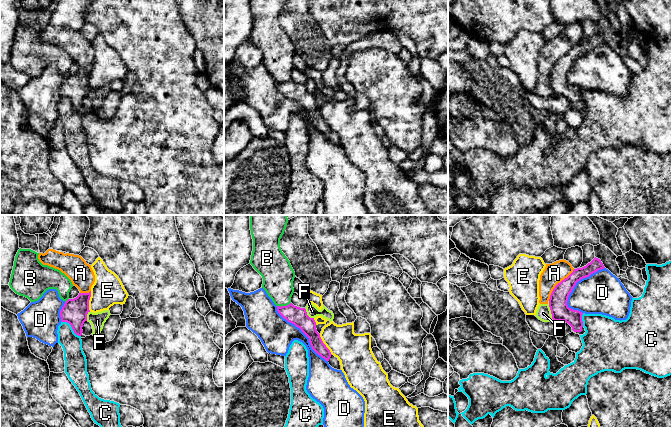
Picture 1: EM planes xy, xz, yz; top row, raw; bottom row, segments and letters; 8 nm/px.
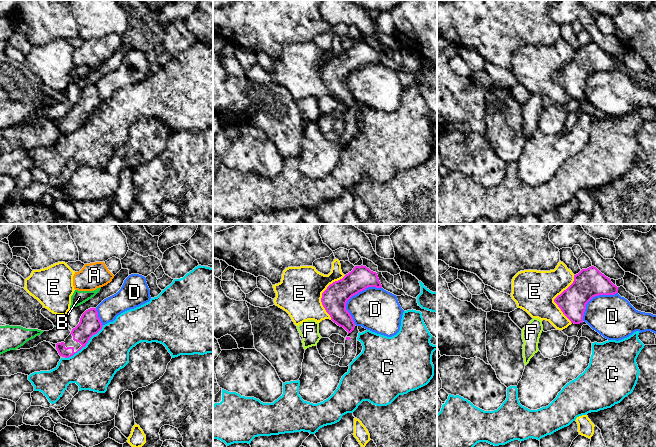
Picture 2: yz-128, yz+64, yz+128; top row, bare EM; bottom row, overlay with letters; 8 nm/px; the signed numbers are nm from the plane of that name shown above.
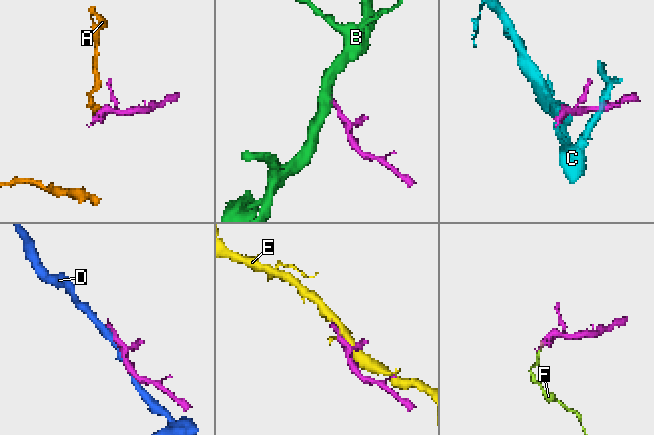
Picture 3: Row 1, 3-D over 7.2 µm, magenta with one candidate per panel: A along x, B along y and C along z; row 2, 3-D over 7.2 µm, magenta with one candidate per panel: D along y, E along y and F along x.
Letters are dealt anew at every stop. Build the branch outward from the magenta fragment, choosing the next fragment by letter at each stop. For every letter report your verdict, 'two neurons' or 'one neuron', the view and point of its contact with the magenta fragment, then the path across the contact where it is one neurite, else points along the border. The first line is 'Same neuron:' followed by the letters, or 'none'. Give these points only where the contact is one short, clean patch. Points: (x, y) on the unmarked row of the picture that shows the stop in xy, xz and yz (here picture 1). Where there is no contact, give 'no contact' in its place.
Same neuron: none
A: two neurons; contact yz (557, 60); border yz (574, 45), (555, 62), (548, 76)
B: two neurons; contact xz (283, 82); border xz (290, 78), (284, 82), (277, 82)
C: two neurons; contact xy (72, 104)
D: two neurons; contact yz (577, 57)
E: two neurons; contact xy (88, 77)
F: two neurons; contact yz (551, 89); border yz (548, 81), (553, 96)

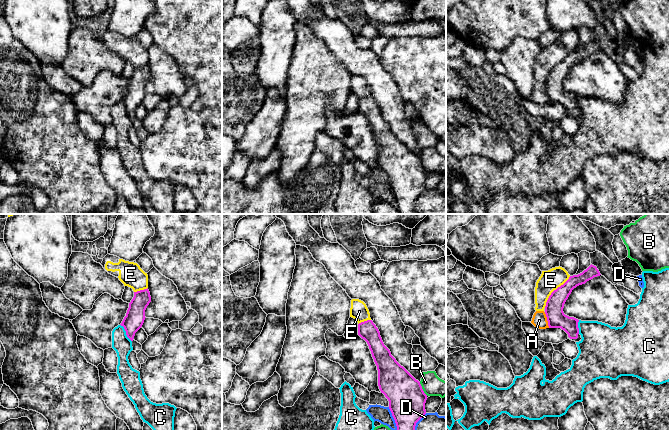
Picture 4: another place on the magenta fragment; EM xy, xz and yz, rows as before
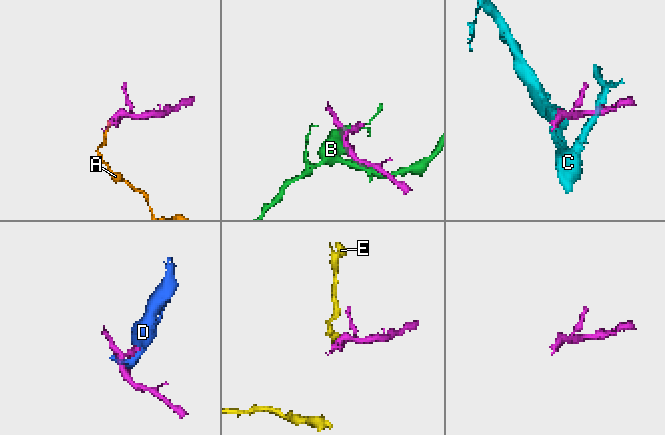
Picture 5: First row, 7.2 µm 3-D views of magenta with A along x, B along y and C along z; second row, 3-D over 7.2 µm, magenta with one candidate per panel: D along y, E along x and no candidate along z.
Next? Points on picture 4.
Same neuron: none
A: two neurons; contact yz (547, 96); border yz (544, 88), (549, 103)
B: two neurons; contact xz (422, 165)
C: two neurons; contact xy (126, 109)
D: two neurons; contact xz (394, 195)
E: two neurons; contact yz (553, 67); border yz (570, 52), (551, 69), (544, 83)

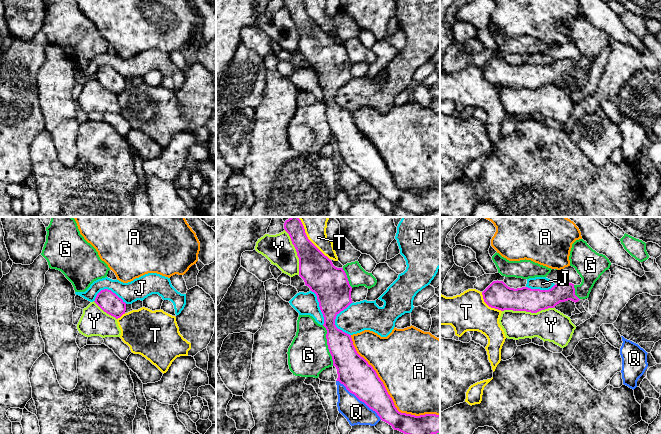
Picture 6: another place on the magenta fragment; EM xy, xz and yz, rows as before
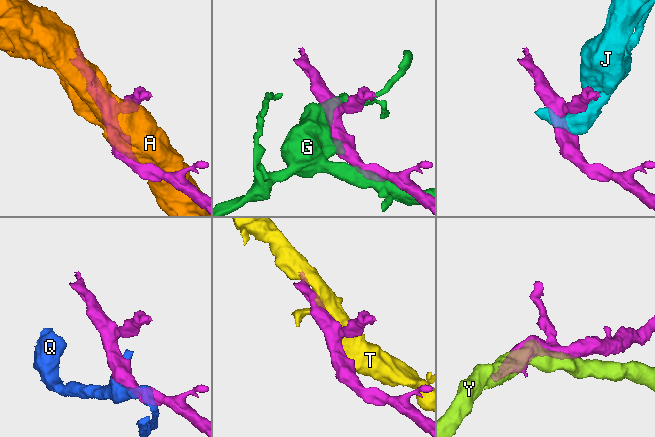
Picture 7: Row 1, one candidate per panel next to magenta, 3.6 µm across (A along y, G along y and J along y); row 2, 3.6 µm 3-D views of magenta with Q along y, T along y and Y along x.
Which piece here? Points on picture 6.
Same neuron: none
A: two neurons; contact xz (387, 169)
G: two neurons; contact xz (327, 120)
J: two neurons; contact xz (335, 94)
Q: two neurons; contact xz (359, 175)
T: two neurons; contact xz (311, 18)
Y: two neurons; contact yz (527, 87)

